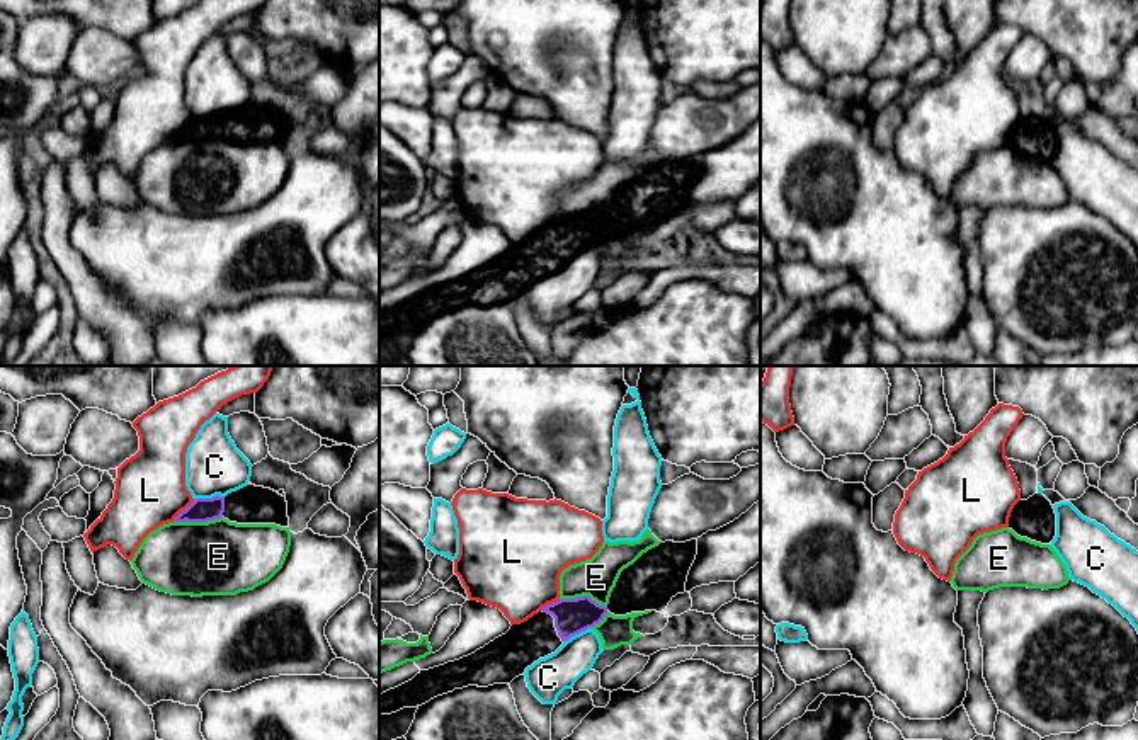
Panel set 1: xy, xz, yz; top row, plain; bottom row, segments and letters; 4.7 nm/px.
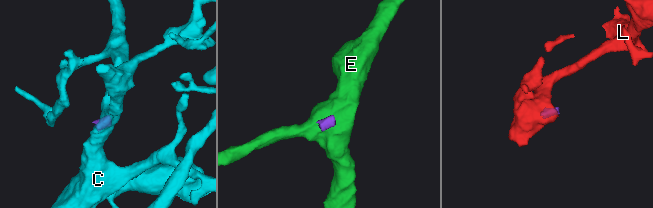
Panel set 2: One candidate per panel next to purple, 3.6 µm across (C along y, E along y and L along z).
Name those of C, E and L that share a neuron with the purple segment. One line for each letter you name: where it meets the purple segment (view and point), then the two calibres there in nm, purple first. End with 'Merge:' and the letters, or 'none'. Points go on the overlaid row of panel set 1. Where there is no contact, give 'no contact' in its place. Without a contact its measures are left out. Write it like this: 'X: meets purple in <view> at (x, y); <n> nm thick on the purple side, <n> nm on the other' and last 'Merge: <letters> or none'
Merge: none

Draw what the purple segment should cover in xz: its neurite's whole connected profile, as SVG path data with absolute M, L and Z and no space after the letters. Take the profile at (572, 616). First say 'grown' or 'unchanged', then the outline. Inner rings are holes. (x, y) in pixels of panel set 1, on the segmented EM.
grown | M589 595L548 604L475 653L420 670L412 680L379 694L379 714L417 708L468 686L510 684L534 662L555 653L566 640L599 624L606 614L607 607Z

